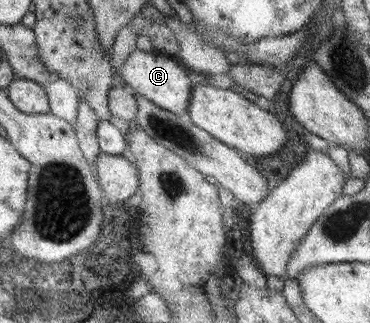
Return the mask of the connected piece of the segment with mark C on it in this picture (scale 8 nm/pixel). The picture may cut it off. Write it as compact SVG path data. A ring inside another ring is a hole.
M138 48L126 58L124 64L120 66L125 84L140 95L144 95L162 109L173 114L187 117L188 106L192 99L193 85L188 77L187 70L174 56L166 56L162 53L149 51L144 52Z

